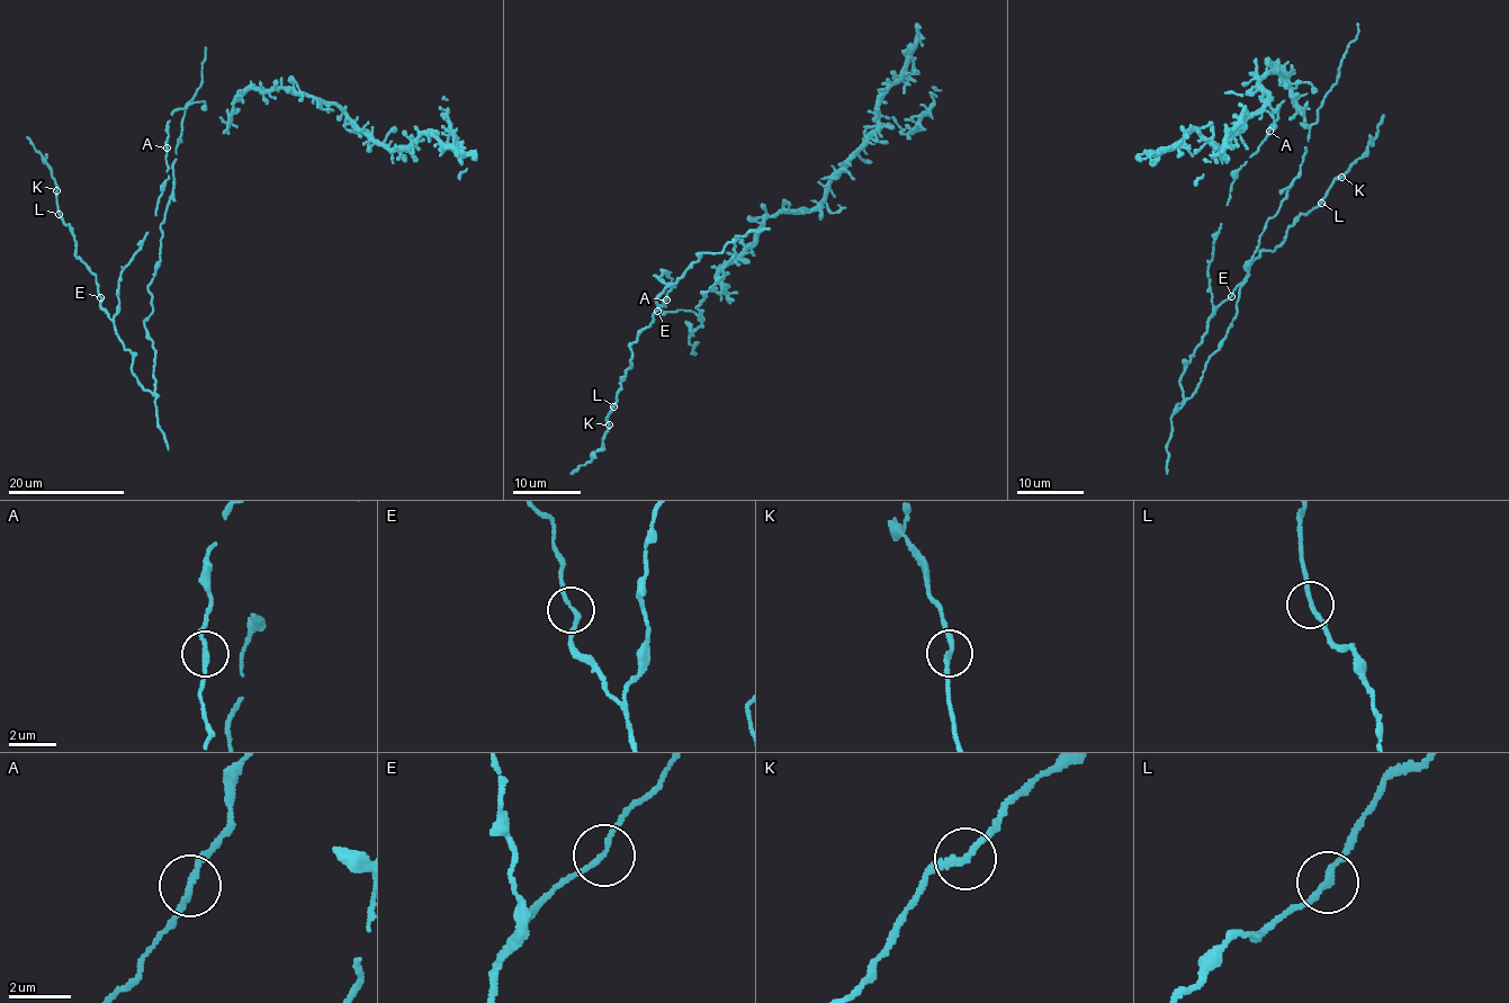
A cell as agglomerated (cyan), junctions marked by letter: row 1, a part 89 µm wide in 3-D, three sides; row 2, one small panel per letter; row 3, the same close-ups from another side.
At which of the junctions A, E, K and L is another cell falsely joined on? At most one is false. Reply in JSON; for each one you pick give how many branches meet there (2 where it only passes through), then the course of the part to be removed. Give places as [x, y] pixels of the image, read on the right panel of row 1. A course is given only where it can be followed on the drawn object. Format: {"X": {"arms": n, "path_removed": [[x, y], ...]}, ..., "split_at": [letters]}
{"split_at": []}

